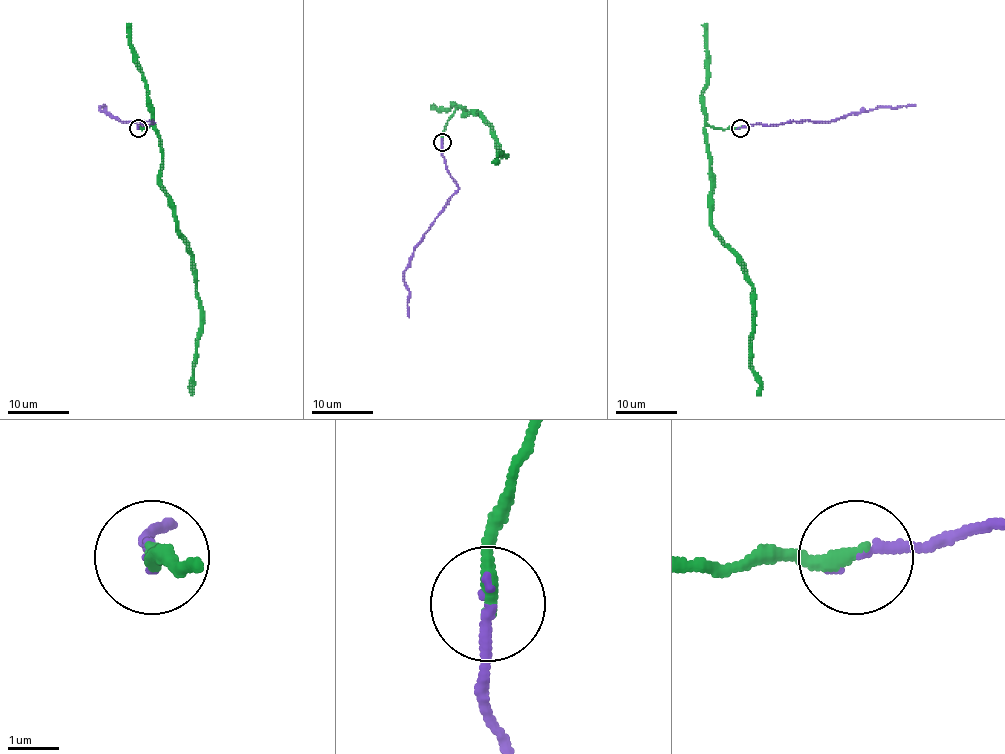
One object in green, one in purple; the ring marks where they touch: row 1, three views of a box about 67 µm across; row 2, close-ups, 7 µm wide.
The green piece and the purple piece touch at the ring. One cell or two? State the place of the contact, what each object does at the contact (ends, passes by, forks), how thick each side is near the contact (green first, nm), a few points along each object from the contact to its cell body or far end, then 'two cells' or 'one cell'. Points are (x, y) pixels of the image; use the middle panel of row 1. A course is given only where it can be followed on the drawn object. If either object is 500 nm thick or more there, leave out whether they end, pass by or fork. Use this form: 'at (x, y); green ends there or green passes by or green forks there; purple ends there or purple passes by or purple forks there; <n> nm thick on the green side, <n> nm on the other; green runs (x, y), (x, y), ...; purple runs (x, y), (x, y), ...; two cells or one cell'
at (442, 142); green ends there; purple ends there; 320 nm thick on the green side, 200 nm on the other; green runs (442, 141), (444, 126), (456, 106), (464, 112), (479, 112), (504, 155), (499, 154), (498, 161), (496, 158); purple runs (442, 141), (446, 169), (458, 190), (413, 252), (410, 265), (404, 272), (404, 284), (409, 291), (409, 317); one cell

